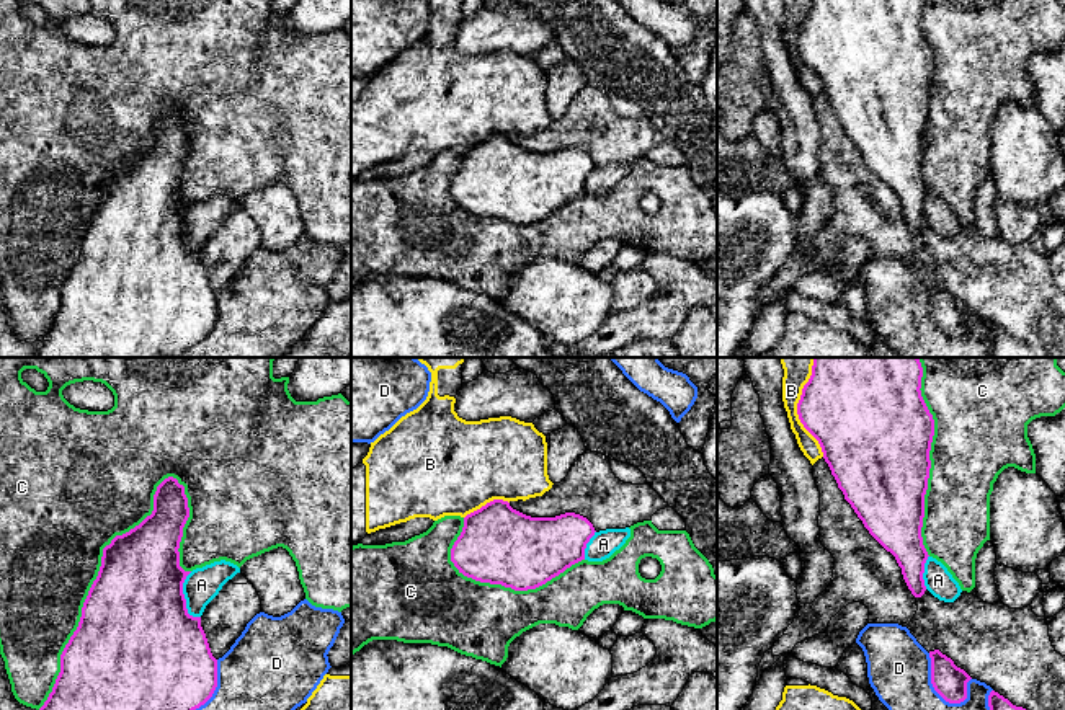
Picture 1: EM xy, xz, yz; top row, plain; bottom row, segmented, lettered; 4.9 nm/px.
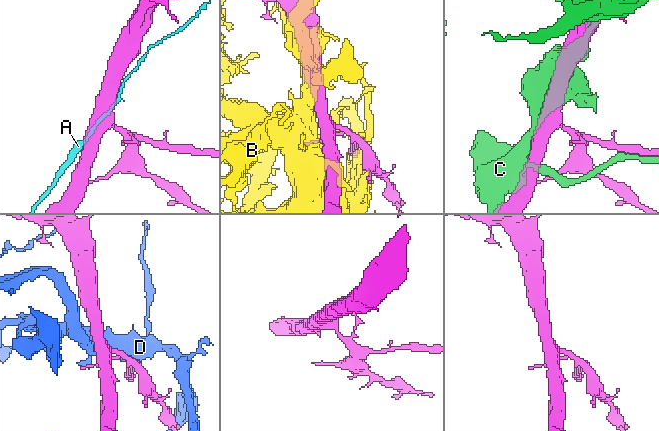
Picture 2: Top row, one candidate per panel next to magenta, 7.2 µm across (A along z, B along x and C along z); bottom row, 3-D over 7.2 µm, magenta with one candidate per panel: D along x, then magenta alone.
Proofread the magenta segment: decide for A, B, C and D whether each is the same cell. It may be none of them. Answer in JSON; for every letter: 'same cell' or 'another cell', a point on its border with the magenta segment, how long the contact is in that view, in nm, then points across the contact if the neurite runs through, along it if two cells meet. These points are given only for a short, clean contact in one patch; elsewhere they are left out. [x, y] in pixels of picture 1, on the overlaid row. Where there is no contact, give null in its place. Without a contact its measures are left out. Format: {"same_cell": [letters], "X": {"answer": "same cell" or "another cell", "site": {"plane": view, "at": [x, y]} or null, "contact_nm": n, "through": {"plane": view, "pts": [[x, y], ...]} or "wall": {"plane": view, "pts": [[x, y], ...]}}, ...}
{"same_cell": [], "A": {"answer": "another cell", "site": {"plane": "xy", "at": [183, 598]}, "contact_nm": 240}, "B": {"answer": "another cell", "site": {"plane": "yz", "at": [797, 407]}, "contact_nm": 500}, "C": {"answer": "another cell", "site": {"plane": "xy", "at": [93, 583]}, "contact_nm": 1300}, "D": {"answer": "another cell", "site": {"plane": "yz", "at": [933, 686]}, "contact_nm": 300}}

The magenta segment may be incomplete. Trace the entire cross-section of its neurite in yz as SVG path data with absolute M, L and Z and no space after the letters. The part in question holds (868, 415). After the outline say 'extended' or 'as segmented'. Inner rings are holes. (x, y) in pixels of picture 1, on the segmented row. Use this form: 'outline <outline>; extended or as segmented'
outline M813 357L812 375L797 403L799 419L818 441L844 499L869 534L895 557L915 597L921 597L926 591L923 573L929 555L923 545L921 527L934 436L934 419L920 390L921 377L923 367L918 357Z; as segmented

